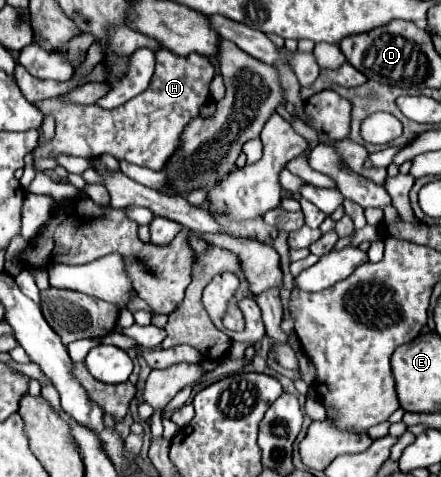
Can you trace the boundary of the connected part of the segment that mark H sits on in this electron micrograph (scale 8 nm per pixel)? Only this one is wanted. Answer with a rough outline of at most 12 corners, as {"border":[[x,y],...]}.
{"border":[[157,51],[149,89],[107,111],[37,103],[55,137],[33,157],[111,153],[163,169],[209,101],[215,67]]}

